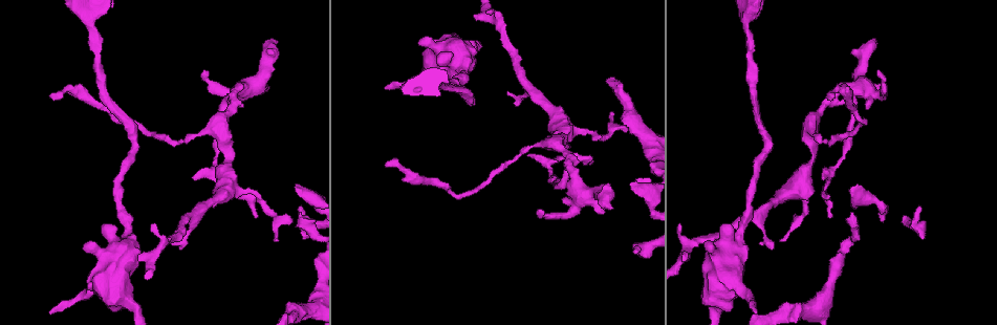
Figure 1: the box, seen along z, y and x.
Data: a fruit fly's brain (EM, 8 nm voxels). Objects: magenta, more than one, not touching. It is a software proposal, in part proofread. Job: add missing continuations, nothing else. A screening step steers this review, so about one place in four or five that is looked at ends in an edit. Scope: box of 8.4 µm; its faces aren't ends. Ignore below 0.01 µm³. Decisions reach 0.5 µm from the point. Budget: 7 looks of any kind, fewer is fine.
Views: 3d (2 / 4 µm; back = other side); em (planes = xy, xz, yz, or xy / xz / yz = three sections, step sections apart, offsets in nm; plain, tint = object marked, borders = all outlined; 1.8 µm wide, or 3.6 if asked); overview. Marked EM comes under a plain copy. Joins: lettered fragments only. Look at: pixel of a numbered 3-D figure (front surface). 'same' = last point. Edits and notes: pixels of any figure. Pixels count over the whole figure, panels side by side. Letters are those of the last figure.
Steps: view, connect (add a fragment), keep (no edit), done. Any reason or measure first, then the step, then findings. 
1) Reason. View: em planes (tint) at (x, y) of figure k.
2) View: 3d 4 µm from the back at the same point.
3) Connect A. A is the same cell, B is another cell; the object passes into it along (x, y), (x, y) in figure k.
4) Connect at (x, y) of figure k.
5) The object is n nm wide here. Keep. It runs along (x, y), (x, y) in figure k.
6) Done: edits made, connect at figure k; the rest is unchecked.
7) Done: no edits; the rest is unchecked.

Thin end. View: 3d 4 µm at (639, 180) of figure 1.

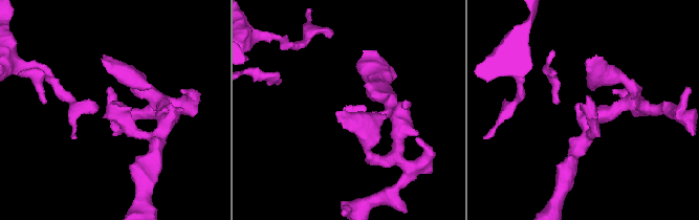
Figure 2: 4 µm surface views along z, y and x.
Now the EM. View: em yz step 16 (tint) at (586, 95) of figure 2.

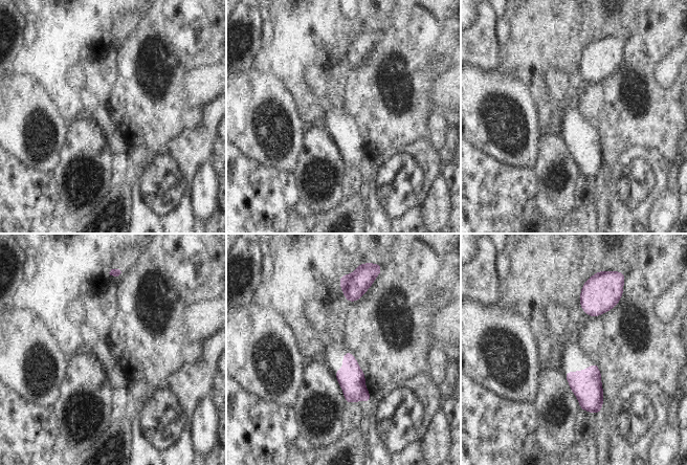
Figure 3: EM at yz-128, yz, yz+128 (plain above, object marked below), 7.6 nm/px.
Cut it another way. View: em planes (borders) at the same point.

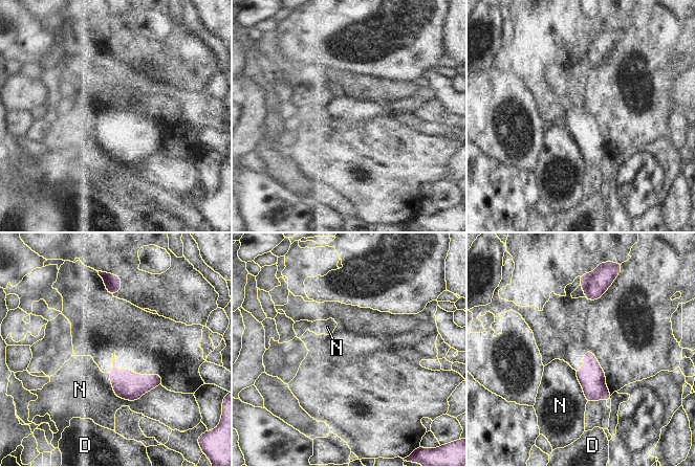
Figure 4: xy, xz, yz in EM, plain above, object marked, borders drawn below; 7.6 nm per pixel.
The longest contact is with N, 420 nm. Keep. D and N are other cells; a border runs along (108, 374), (128, 400), (160, 383) in figure 4; none of them fits.

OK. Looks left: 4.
Branch stops here. View: 3d 2 µm at (876, 72) of figure 1.

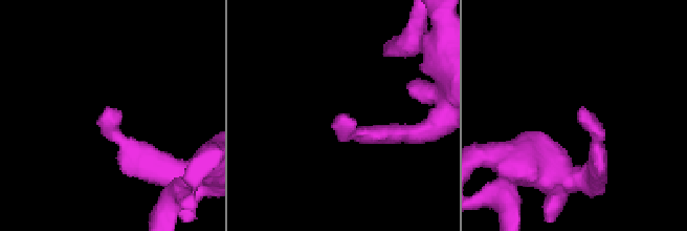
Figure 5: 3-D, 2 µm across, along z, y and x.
Now the EM. View: em planes (borders) at (349, 116) of figure 5.

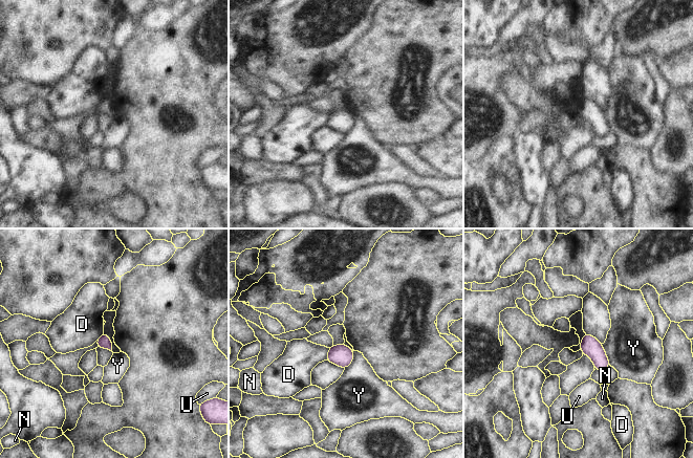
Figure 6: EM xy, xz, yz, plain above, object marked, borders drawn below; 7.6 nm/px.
Keep. D, N, U and Y are other cells; no lettered fragment goes on from it.

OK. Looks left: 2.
View: 3d 4 µm at (277, 40) of figure 1.

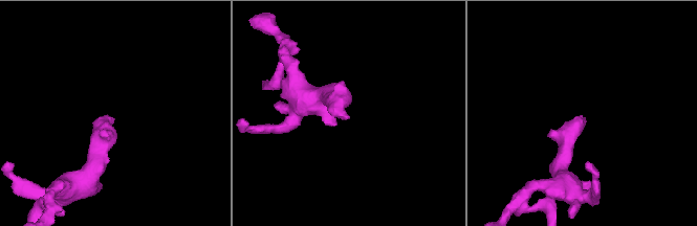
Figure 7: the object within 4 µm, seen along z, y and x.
Shape alone is not enough. View: em planes (borders) at (584, 122) of figure 7.

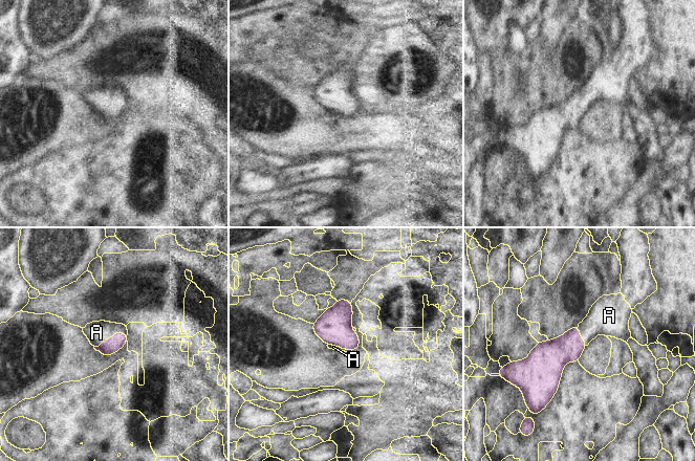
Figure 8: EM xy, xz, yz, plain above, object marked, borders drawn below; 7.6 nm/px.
The longest contact is with A, 260 nm. Connect A. A is the same cell; the neuron continues.

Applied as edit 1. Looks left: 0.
Done: edits made, connect at figure 8; the rest is unchecked.

